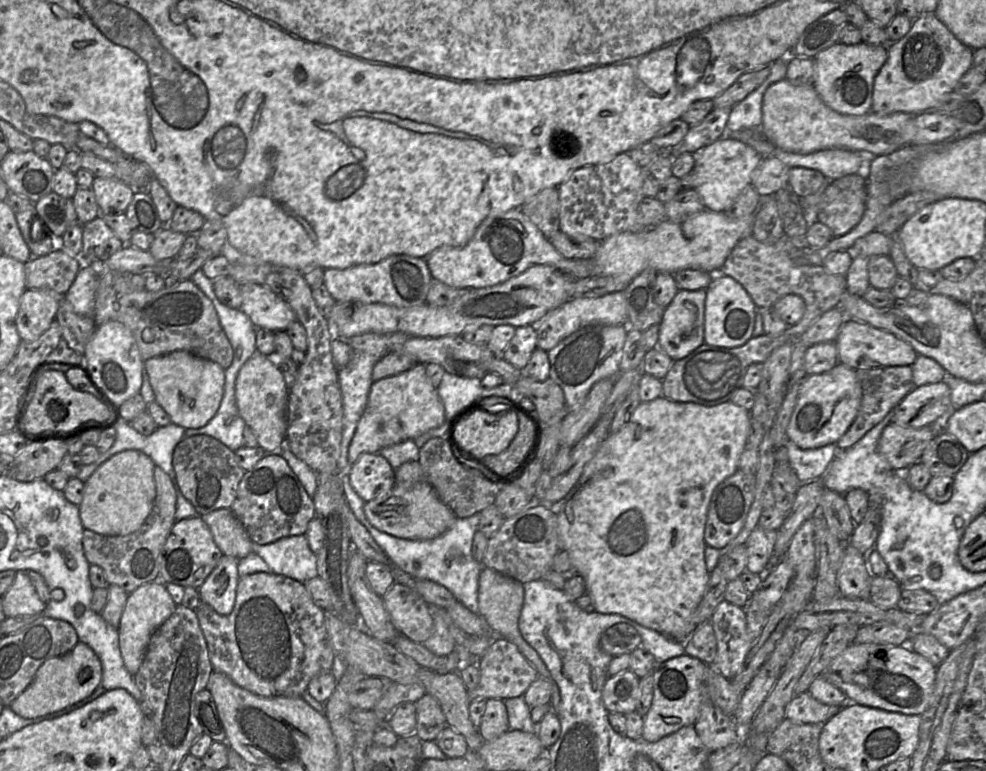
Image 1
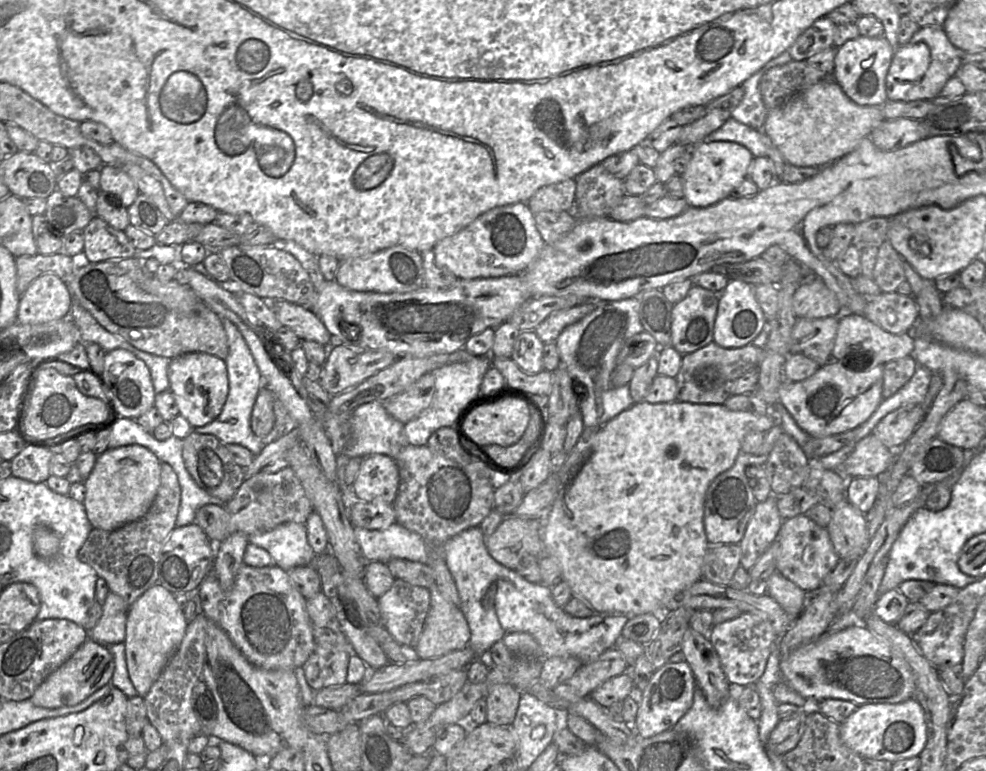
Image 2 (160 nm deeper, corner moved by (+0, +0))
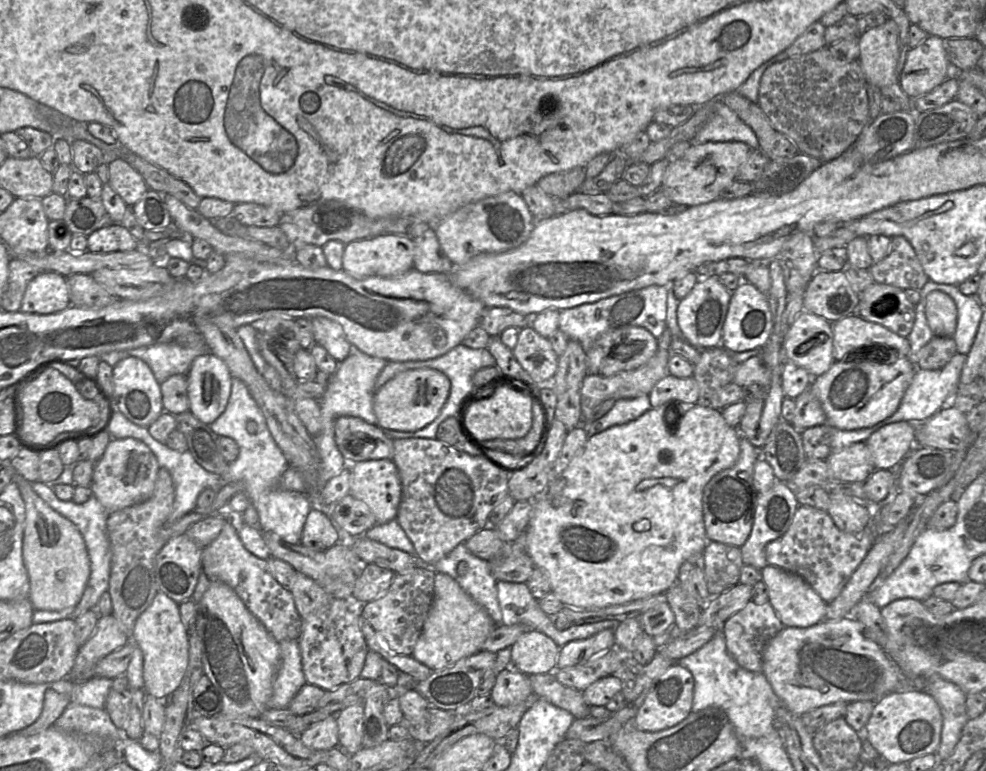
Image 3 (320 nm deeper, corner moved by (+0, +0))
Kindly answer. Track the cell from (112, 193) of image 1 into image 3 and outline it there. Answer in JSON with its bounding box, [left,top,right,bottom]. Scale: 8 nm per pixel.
[107,159,149,208]

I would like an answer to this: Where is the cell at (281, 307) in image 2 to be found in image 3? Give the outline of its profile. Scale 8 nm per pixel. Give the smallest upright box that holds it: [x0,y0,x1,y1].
[311,318,354,361]

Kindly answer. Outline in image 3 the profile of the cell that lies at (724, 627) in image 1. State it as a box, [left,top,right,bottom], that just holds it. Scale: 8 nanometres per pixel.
[722,600,784,673]

